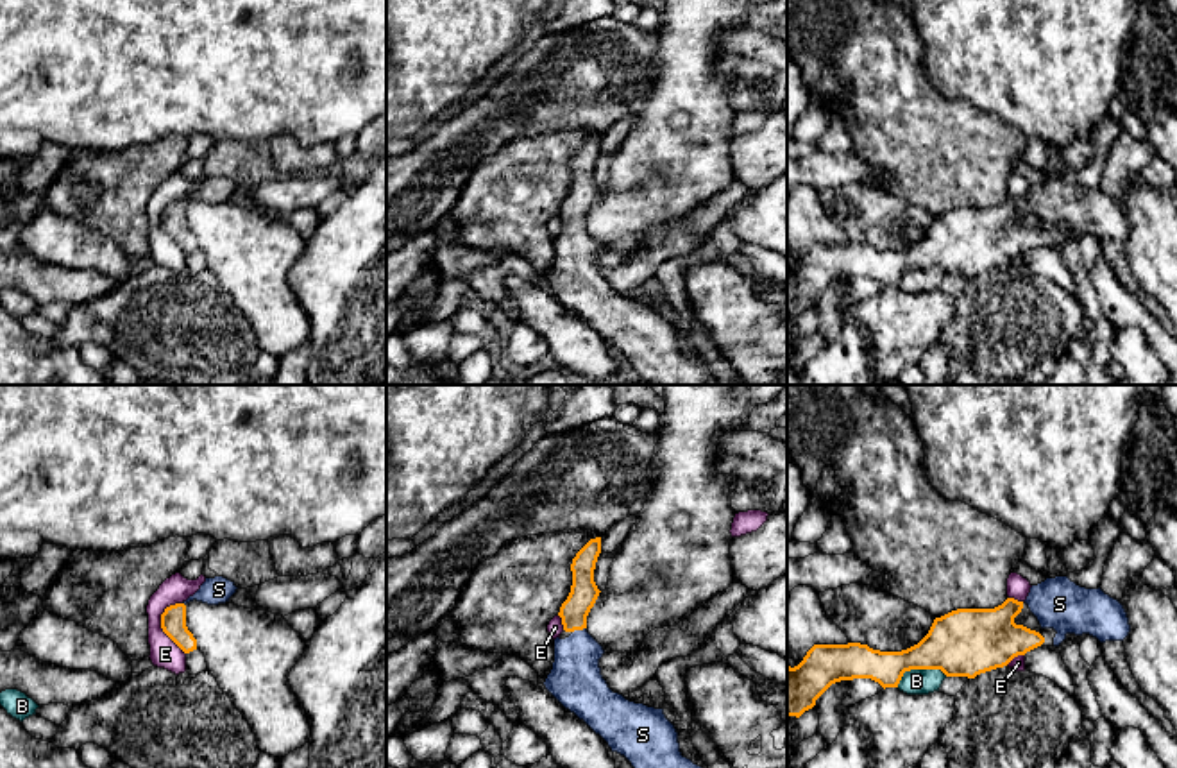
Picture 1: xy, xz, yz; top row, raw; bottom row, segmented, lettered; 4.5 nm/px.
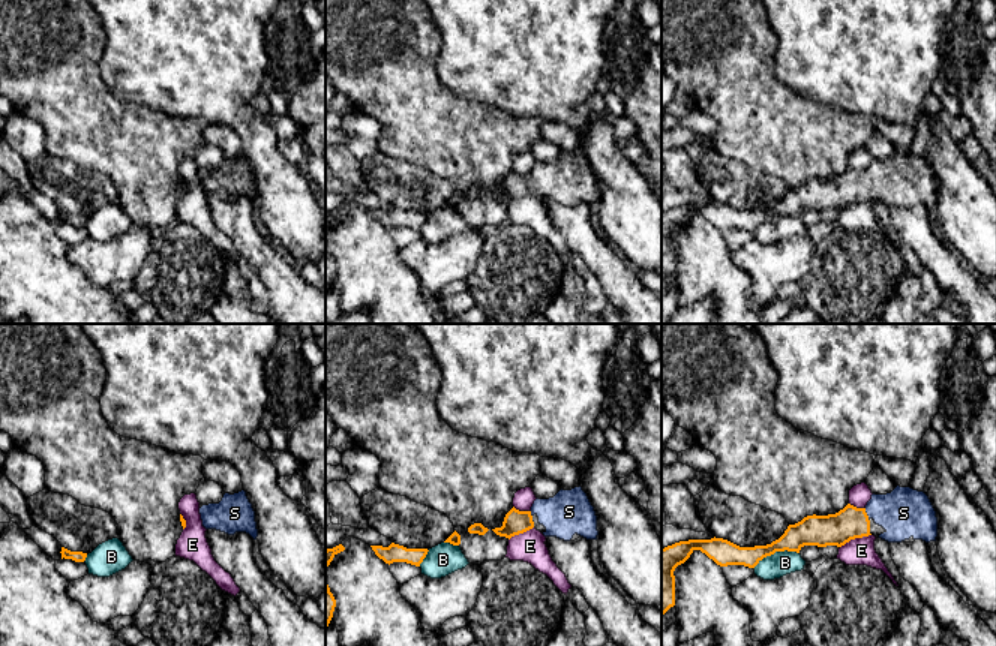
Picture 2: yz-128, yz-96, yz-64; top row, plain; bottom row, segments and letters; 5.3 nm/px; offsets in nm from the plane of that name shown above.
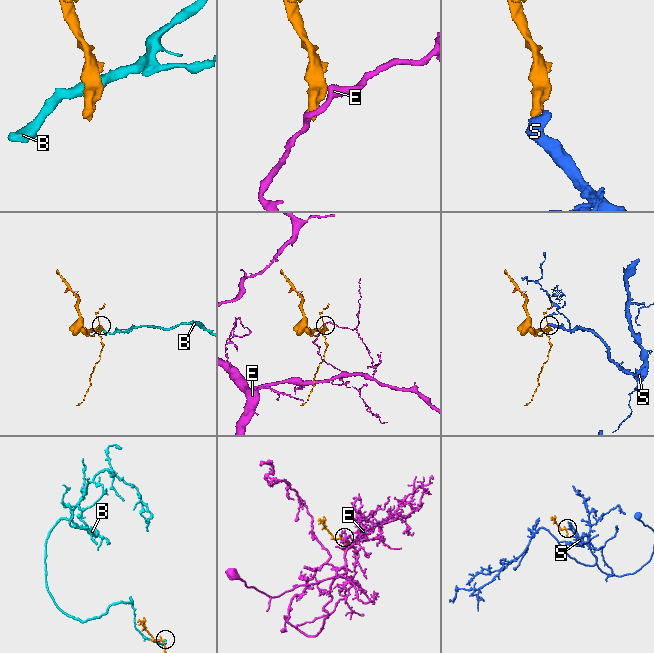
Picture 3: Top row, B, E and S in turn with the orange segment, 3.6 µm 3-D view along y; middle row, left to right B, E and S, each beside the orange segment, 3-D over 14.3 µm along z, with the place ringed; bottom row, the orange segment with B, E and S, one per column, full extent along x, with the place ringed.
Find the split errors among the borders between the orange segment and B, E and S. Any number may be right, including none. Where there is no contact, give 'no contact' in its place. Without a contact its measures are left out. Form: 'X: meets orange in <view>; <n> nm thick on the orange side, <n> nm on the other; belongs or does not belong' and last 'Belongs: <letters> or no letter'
B: meets orange in yz; 300 nm thick on the orange side, 110 nm on the other; does not belong
E: meets orange in xy; 110 nm thick on the orange side, 130 nm on the other; does not belong
S: meets orange in xz; 130 nm thick on the orange side, 240 nm on the other; belongs
Belongs: S

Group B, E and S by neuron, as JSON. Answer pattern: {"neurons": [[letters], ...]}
{"neurons": [["B"], ["E"], ["S"]]}

